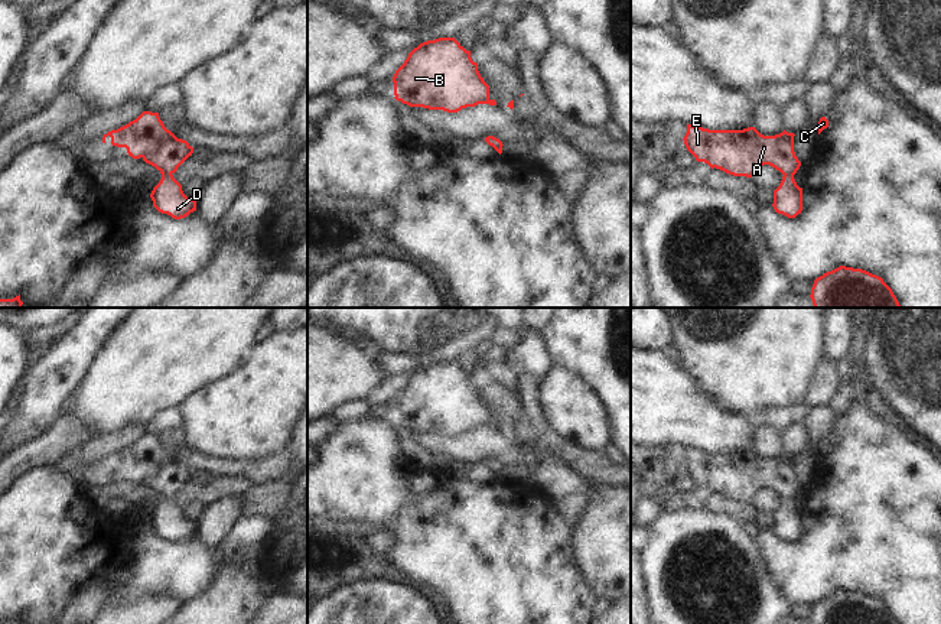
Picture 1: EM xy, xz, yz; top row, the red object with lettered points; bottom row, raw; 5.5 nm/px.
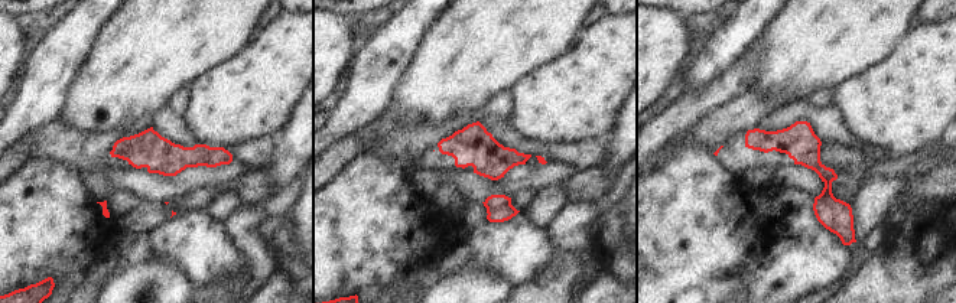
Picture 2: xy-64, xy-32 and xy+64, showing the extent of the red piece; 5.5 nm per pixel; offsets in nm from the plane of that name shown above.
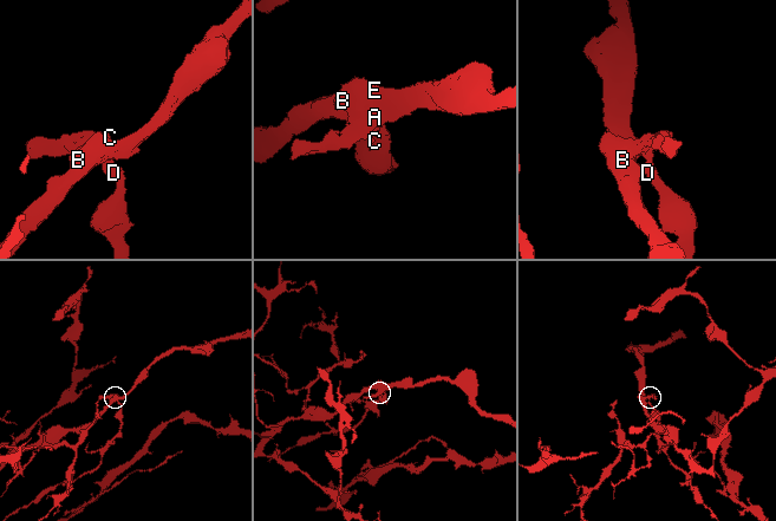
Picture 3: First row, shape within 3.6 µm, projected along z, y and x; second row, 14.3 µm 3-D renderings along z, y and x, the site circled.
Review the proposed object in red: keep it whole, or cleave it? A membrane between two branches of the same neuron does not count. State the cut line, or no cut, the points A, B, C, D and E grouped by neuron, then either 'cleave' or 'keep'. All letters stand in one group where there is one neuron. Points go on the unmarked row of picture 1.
no cut; A B C D E; keep

